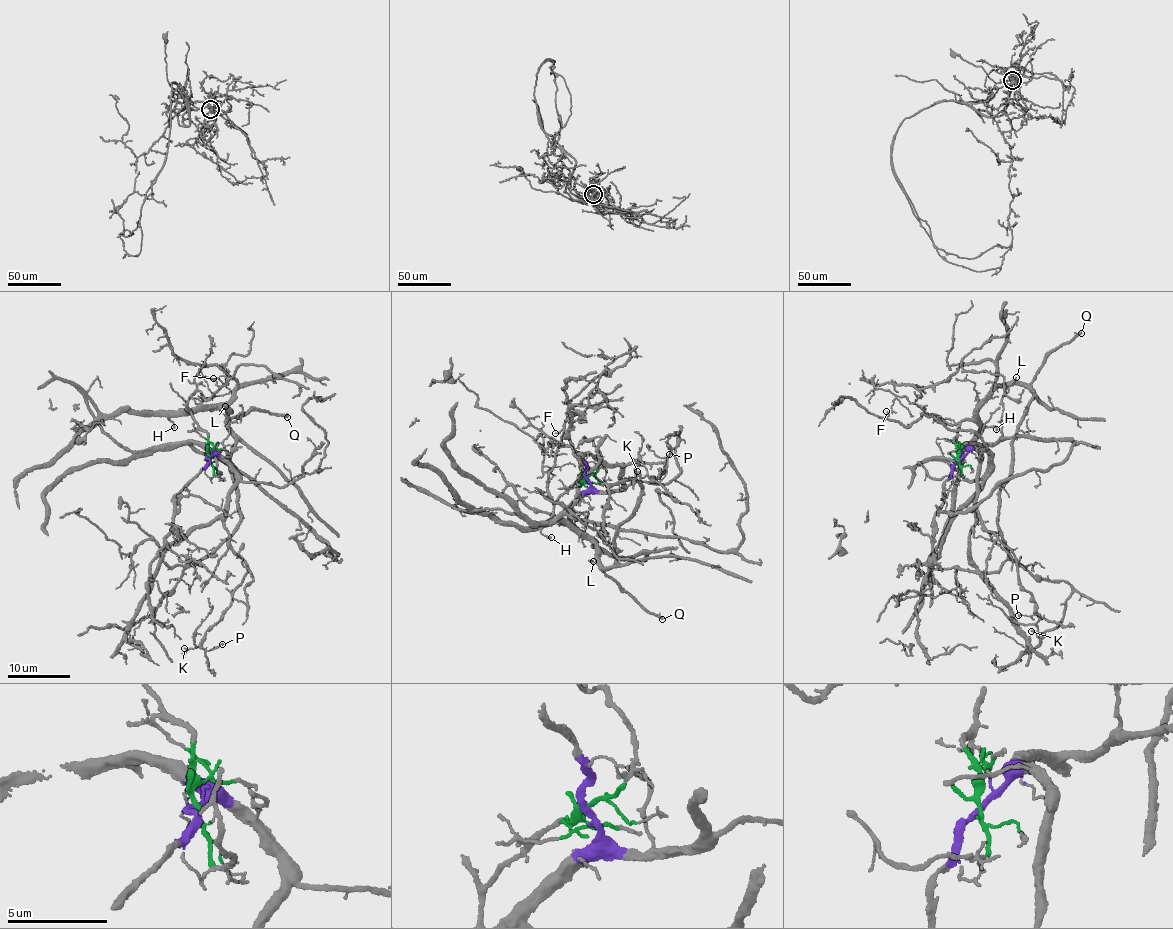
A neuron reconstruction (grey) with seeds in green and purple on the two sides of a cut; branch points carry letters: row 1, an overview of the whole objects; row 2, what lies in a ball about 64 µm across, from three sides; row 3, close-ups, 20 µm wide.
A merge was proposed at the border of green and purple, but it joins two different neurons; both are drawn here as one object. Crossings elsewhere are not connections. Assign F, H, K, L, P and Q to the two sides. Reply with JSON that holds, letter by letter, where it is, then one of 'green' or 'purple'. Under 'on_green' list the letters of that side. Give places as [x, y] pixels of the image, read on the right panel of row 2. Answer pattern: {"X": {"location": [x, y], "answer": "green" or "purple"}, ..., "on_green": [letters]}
{"F": {"location": [886, 411], "answer": "green"}, "H": {"location": [996, 429], "answer": "green"}, "K": {"location": [1031, 631], "answer": "purple"}, "L": {"location": [1016, 377], "answer": "green"}, "P": {"location": [1018, 615], "answer": "purple"}, "Q": {"location": [1081, 333], "answer": "green"}, "on_green": ["F", "H", "L", "Q"]}

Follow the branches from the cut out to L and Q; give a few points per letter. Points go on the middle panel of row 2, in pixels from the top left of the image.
L: (587, 476), (567, 488), (556, 500), (555, 516), (585, 532), (594, 544), (596, 560), (593, 560)
Q: (587, 476), (558, 498), (555, 516), (585, 532), (605, 574), (662, 619)

